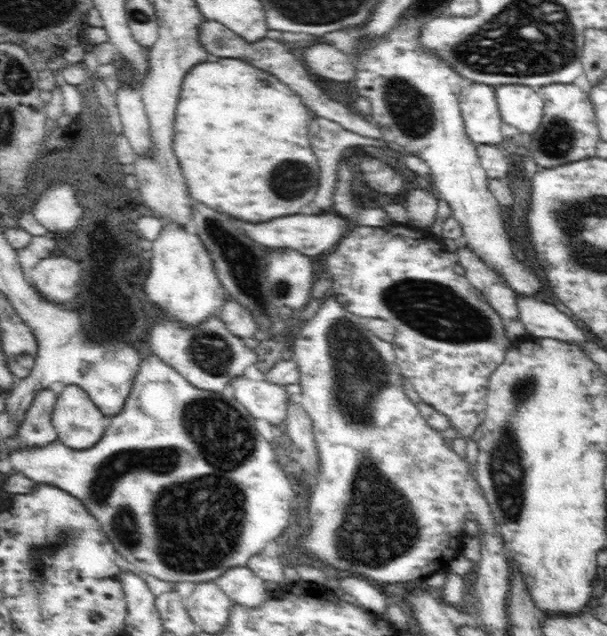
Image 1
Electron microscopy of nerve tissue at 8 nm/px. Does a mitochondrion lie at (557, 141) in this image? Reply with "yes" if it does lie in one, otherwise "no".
yes

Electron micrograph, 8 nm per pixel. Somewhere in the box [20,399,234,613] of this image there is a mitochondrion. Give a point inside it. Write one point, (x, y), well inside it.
(42, 552)

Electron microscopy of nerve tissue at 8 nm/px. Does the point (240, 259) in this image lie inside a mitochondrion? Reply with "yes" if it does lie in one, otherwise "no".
yes

